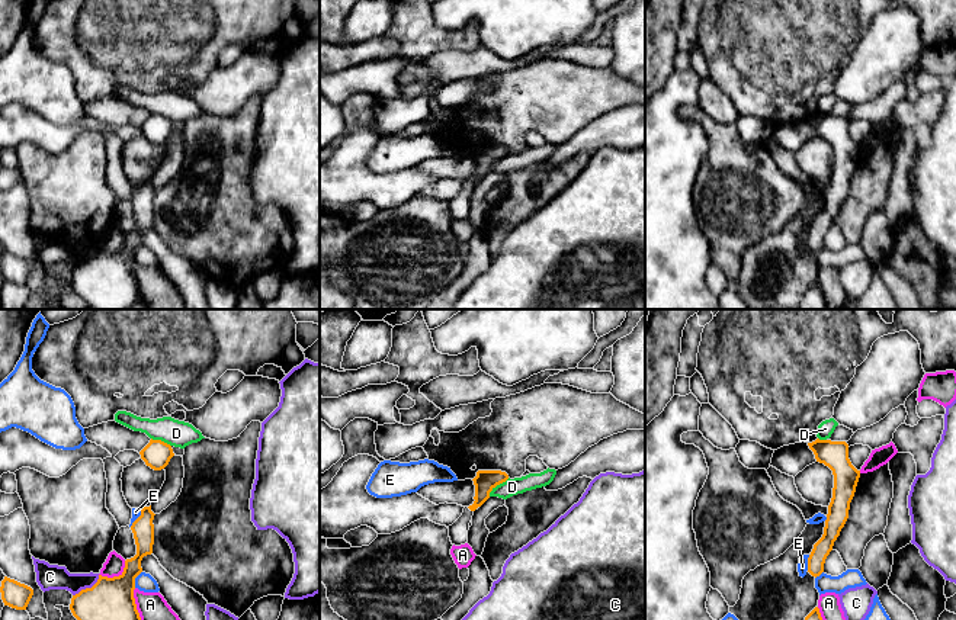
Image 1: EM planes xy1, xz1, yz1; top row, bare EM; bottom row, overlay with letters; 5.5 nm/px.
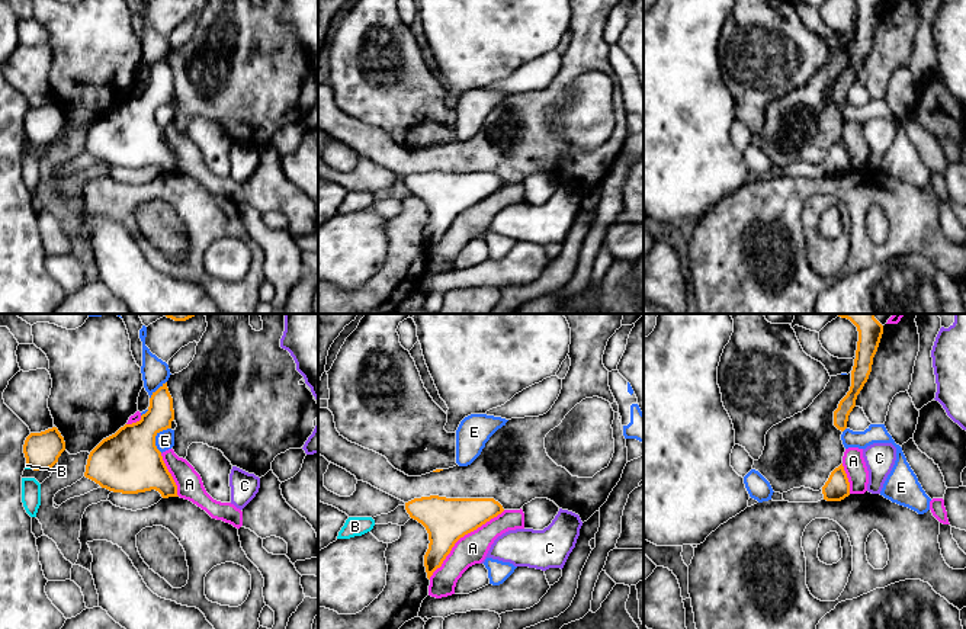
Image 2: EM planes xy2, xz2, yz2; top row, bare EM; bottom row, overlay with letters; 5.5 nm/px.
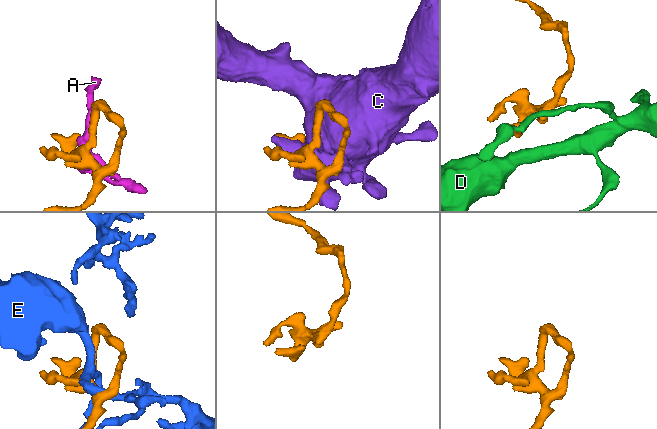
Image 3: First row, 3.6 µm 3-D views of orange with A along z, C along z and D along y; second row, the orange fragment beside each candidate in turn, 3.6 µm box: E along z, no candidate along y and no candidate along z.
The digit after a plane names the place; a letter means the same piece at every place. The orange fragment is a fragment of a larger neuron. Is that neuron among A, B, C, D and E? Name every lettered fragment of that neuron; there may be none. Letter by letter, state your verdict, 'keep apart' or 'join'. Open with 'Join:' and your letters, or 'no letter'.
Join: no letter
A: keep apart
B: keep apart
C: keep apart
D: keep apart
E: keep apart

